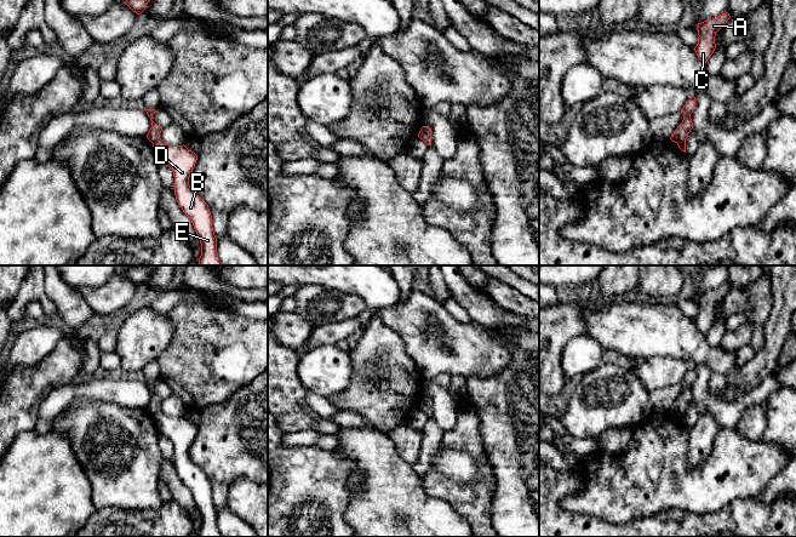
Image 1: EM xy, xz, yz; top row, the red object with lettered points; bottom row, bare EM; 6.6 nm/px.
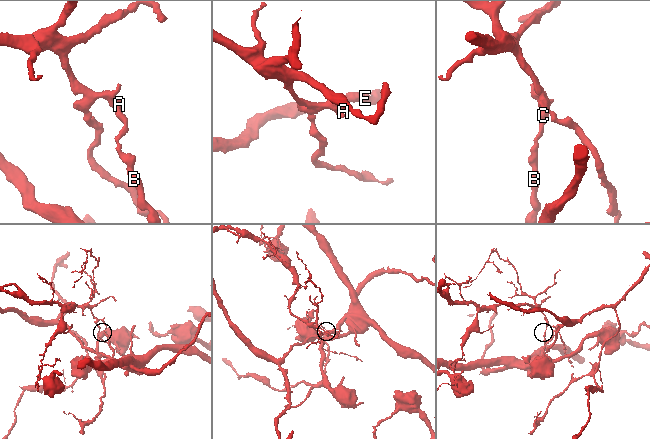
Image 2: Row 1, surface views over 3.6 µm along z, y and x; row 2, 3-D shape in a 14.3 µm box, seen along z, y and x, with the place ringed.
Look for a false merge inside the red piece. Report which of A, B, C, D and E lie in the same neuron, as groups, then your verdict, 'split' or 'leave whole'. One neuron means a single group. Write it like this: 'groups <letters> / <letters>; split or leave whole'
groups A C / B D E; split

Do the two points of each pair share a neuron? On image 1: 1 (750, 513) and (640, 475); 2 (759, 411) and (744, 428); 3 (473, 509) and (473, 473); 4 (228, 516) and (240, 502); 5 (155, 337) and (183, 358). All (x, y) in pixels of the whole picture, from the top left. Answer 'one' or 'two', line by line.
1: two
2: one
3: two
4: two
5: two

